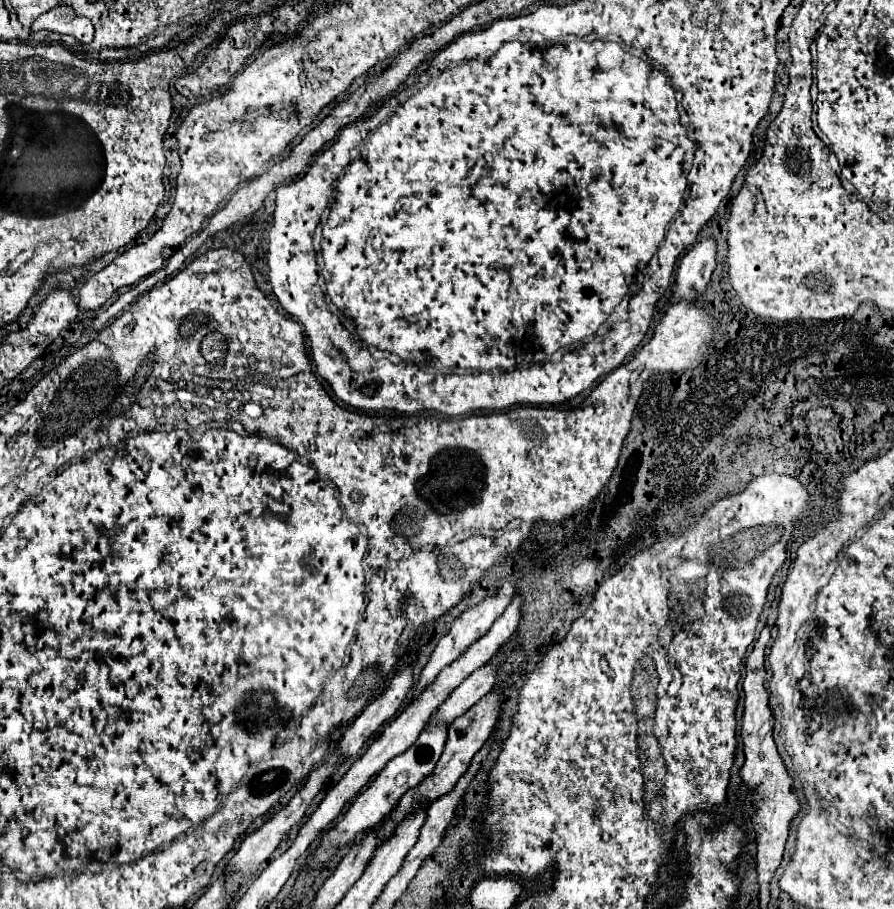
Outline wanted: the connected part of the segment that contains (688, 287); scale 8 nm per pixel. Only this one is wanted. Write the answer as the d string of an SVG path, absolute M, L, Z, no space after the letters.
M706 237L698 241L680 261L676 285L672 287L672 301L694 301L704 293L710 275L716 267L716 239Z

